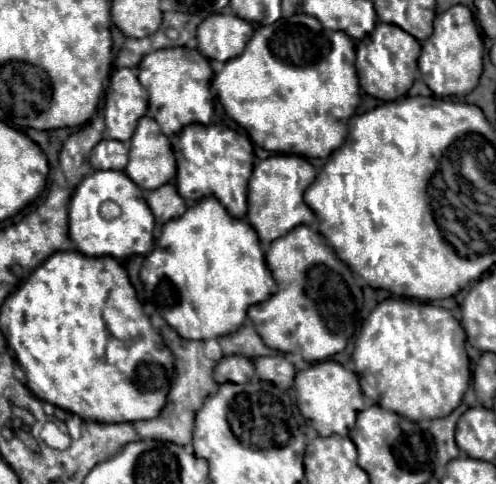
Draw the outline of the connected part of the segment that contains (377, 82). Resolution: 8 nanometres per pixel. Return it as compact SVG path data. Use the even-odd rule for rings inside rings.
M377 22L375 30L369 36L365 36L361 42L357 42L355 68L357 68L361 88L369 96L383 102L399 100L401 96L407 94L407 90L411 88L417 76L419 52L421 52L421 44L411 34L407 34L399 26Z

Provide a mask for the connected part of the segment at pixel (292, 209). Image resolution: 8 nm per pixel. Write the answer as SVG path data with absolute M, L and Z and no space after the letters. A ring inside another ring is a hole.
M274 153L253 168L253 174L249 178L247 222L257 230L259 240L271 242L279 236L285 236L285 232L293 230L295 226L309 226L313 222L315 216L311 208L303 202L303 194L313 184L313 180L313 166L305 158L297 155Z

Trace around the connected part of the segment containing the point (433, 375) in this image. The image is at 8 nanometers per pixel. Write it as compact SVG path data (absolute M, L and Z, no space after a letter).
M383 300L375 306L375 310L363 322L359 338L355 340L353 362L363 394L371 396L375 390L375 404L413 422L449 416L461 404L471 378L469 358L465 352L465 330L461 324L449 310L435 304L425 308L425 304L413 304L413 300L409 300L409 304L385 304Z

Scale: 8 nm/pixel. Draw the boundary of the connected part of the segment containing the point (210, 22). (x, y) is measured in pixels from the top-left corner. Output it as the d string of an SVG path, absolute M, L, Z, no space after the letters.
M213 14L197 28L199 52L209 60L225 62L245 50L253 34L253 26L235 14Z

